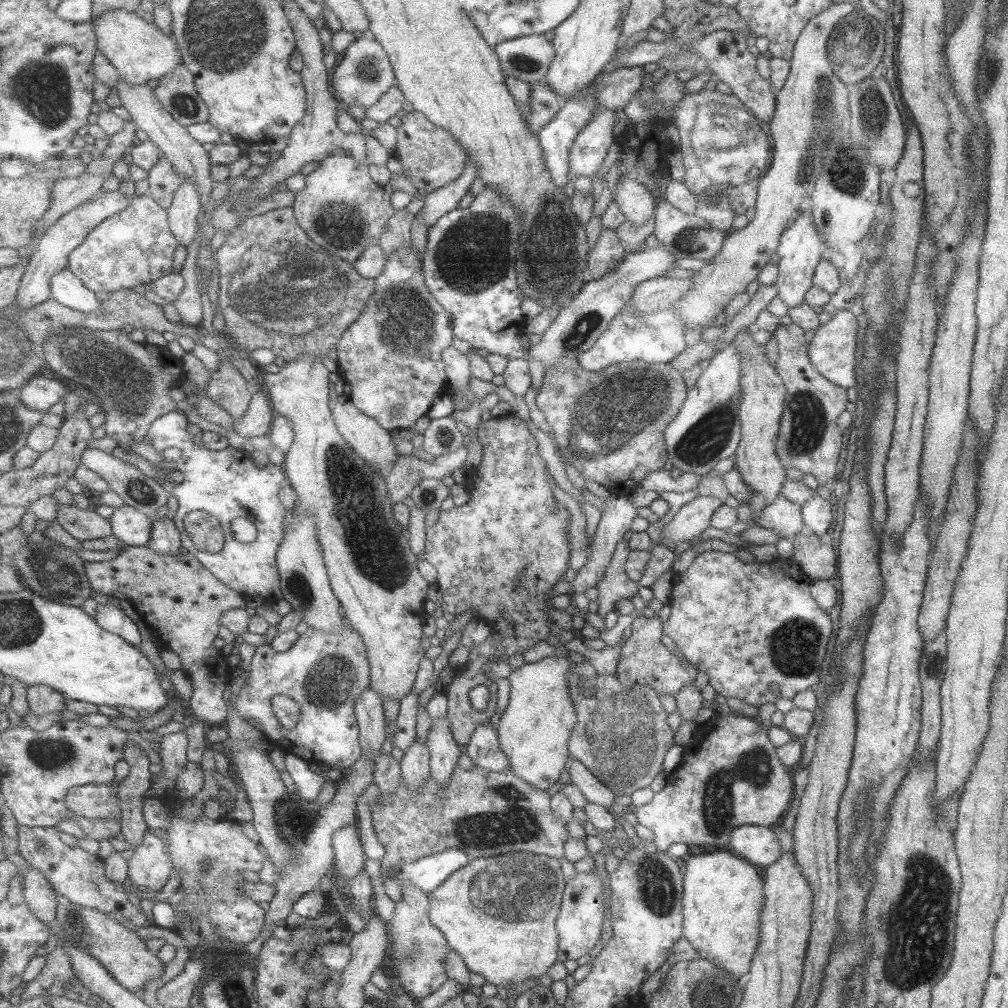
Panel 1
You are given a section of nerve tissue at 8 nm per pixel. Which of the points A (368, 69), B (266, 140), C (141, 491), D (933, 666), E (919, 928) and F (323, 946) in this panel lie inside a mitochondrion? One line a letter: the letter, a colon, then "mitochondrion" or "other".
A: mitochondrion
B: other
C: mitochondrion
D: other
E: mitochondrion
F: other

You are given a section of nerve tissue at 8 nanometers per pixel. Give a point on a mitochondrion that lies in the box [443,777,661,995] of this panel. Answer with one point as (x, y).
(515, 891)

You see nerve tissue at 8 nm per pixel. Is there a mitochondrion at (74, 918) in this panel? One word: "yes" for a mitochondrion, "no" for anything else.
no

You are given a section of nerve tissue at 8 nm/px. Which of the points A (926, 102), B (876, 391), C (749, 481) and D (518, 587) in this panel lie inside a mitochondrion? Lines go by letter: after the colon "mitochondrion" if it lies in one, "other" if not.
A: other
B: other
C: other
D: mitochondrion

